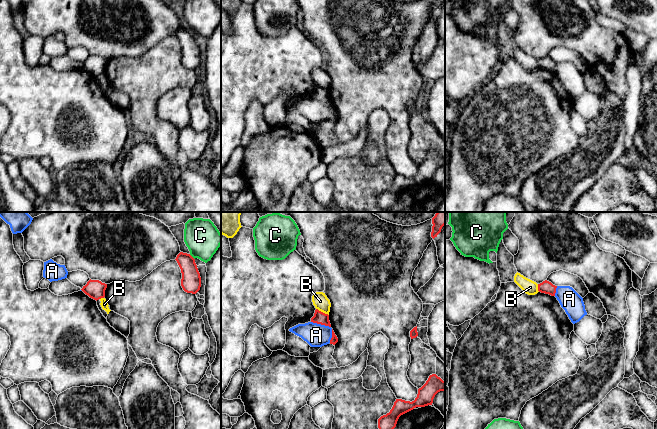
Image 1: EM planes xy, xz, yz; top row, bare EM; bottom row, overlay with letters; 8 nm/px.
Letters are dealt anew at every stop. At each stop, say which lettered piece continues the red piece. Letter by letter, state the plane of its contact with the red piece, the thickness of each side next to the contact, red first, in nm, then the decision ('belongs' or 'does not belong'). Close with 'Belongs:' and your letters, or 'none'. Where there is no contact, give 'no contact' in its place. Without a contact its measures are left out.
A: meets red in xz; 100 nm thick on the red side, 190 nm on the other; does not belong
B: meets red in xz; 100 nm thick on the red side, 120 nm on the other; does not belong
C: meets red in xy; 160 nm thick on the red side, 280 nm on the other; does not belong
Belongs: none

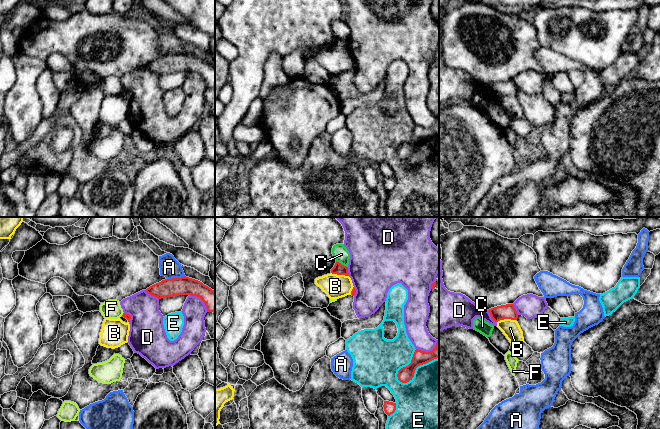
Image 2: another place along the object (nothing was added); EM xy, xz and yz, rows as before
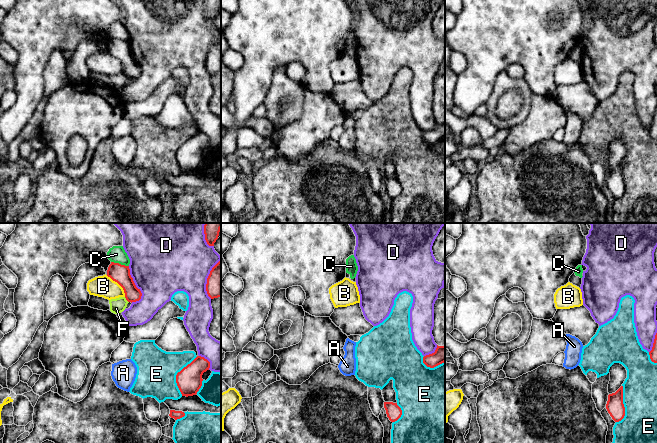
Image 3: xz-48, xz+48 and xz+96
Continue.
A: meets red in xy; 140 nm thick on the red side, 160 nm on the other; does not belong
B: meets red in yz; 120 nm thick on the red side, 140 nm on the other; does not belong
C: meets red in xz; 90 nm thick on the red side, 120 nm on the other; does not belong
D: meets red in xy; 140 nm thick on the red side, 280 nm on the other; does not belong
E: meets red in xz; 120 nm thick on the red side, 460 nm on the other; does not belong
F: meets red in xy; 50 nm thick on the red side, 150 nm on the other; does not belong
Belongs: none

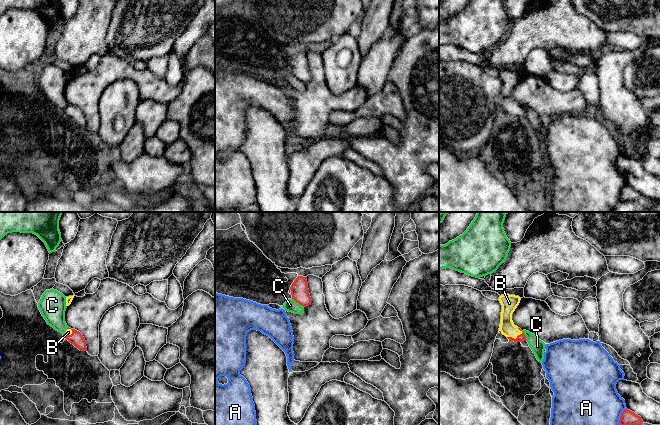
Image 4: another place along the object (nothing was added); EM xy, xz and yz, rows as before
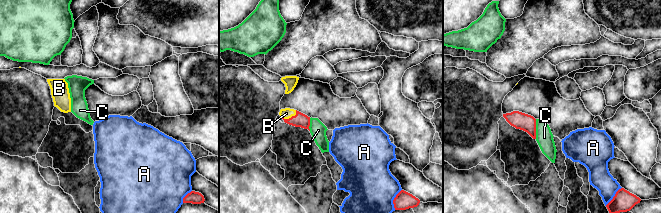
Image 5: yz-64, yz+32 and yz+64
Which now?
A: meets red in yz; 120 nm thick on the red side, 380 nm on the other; does not belong
B: meets red in yz; 60 nm thick on the red side, 120 nm on the other; belongs
C: meets red in xz; 140 nm thick on the red side, 100 nm on the other; does not belong
Belongs: B

